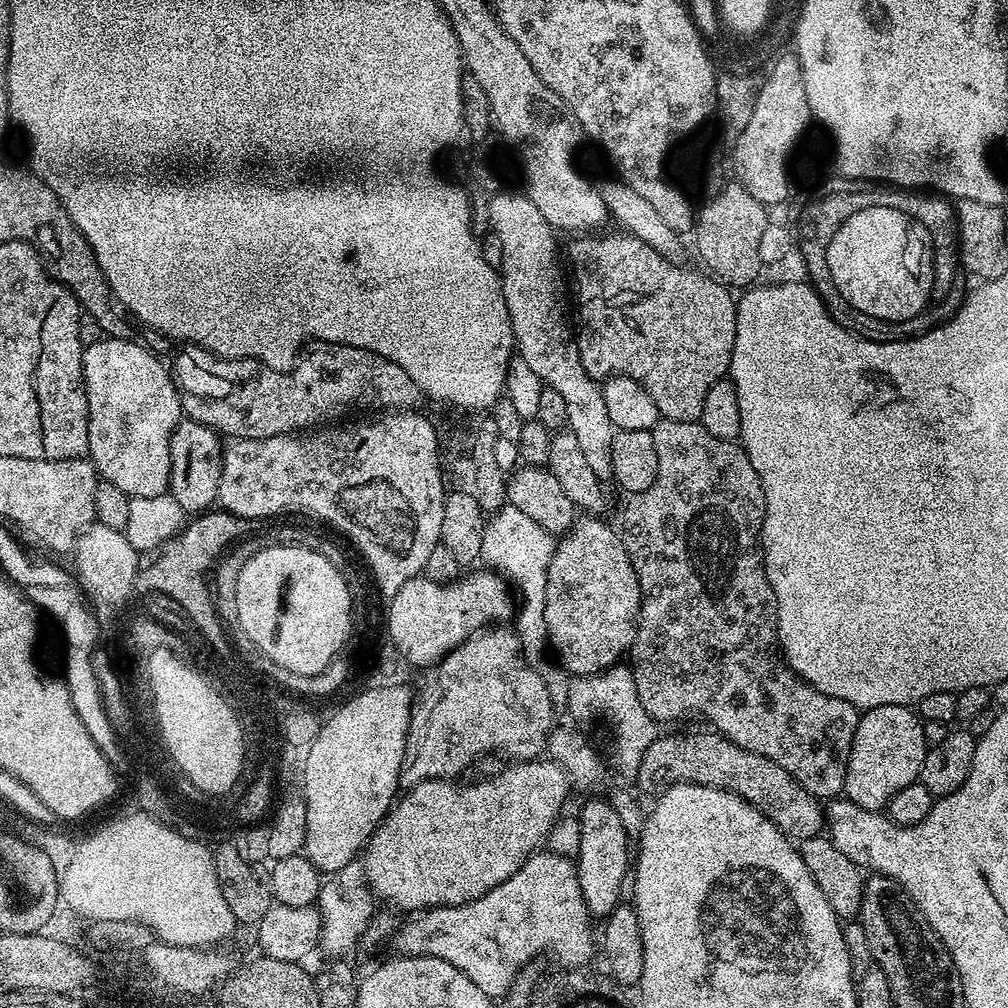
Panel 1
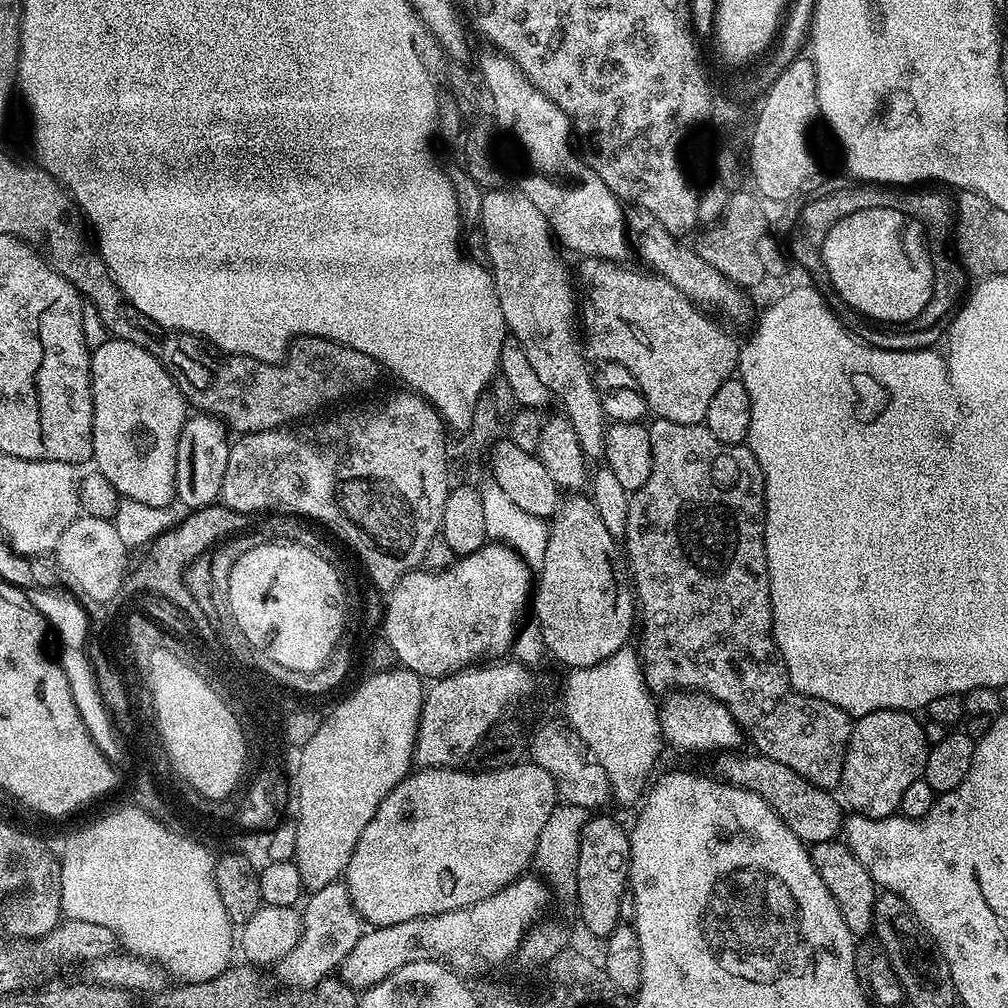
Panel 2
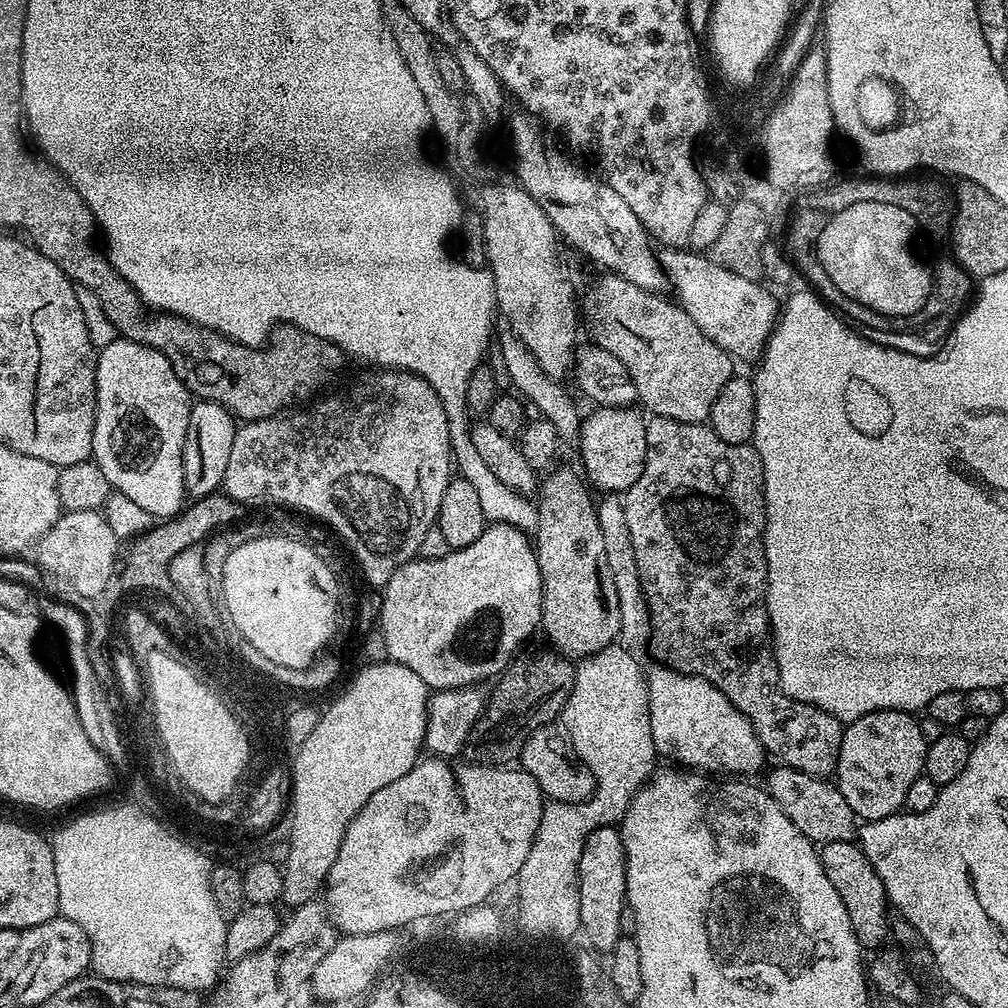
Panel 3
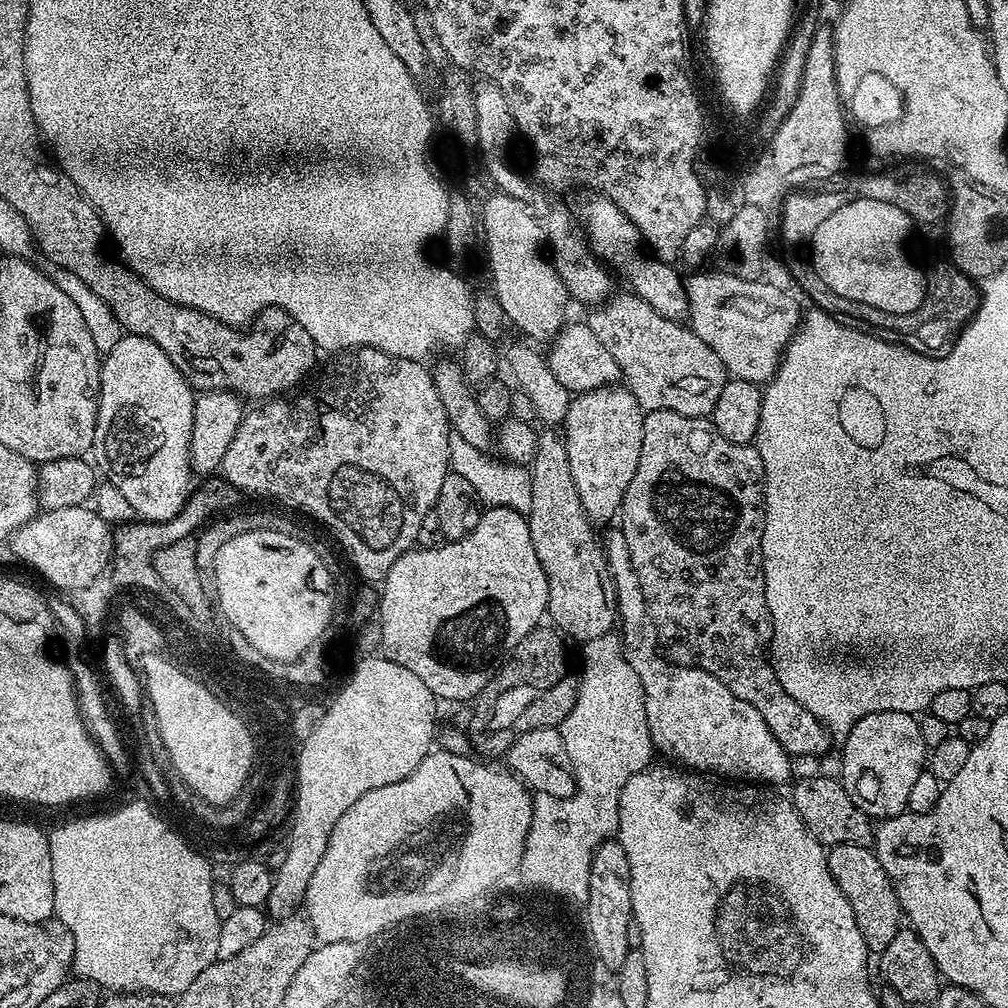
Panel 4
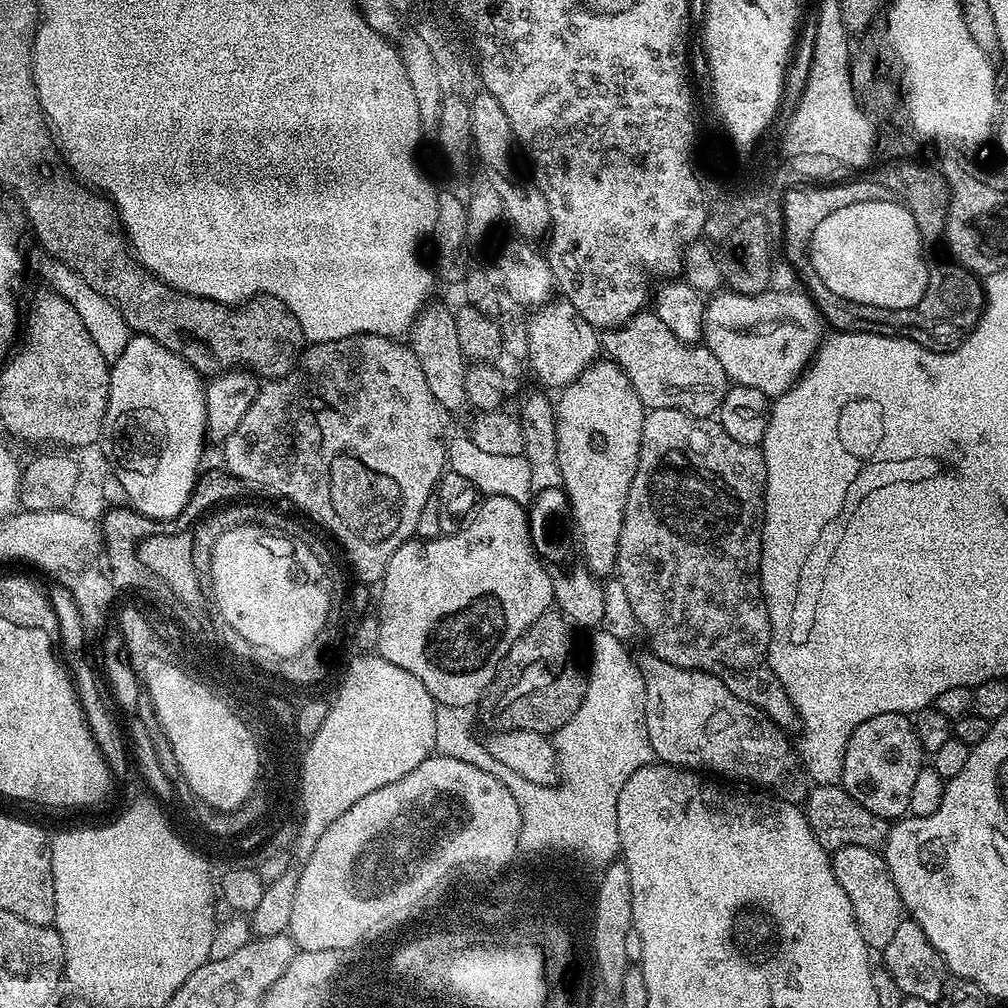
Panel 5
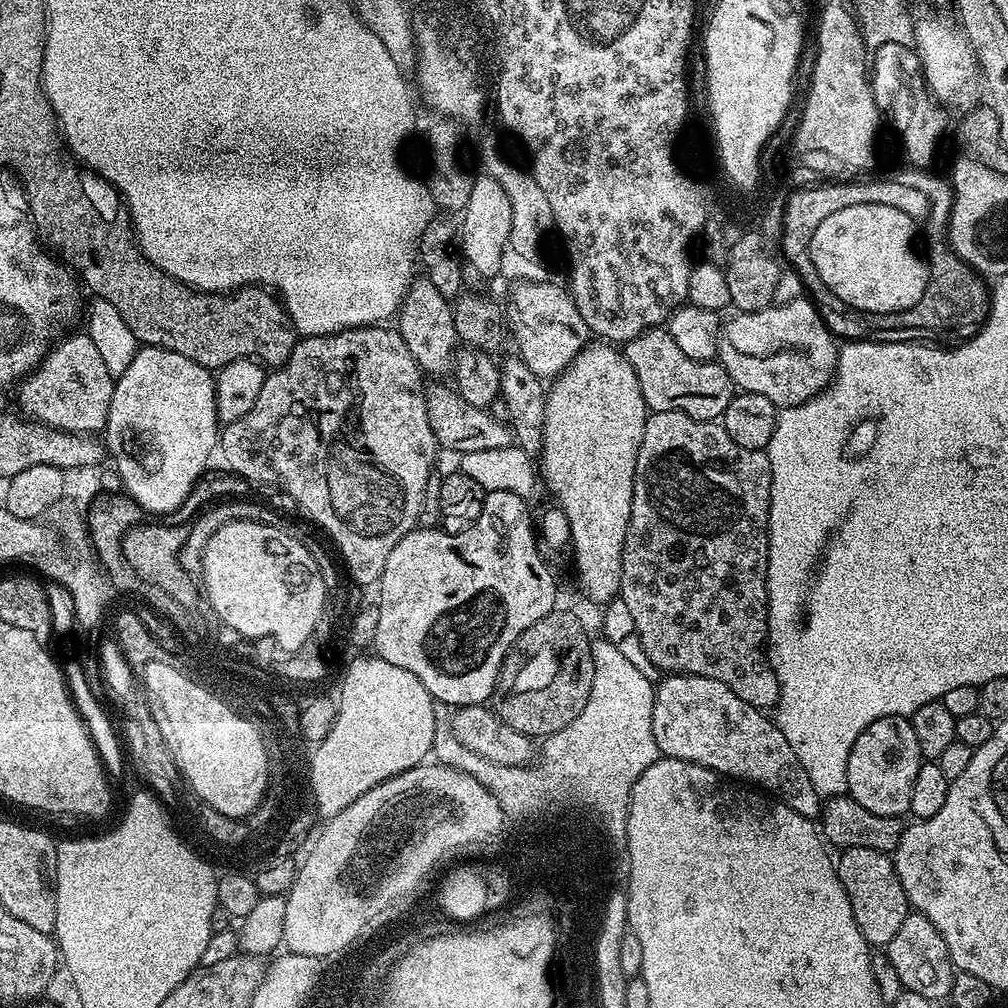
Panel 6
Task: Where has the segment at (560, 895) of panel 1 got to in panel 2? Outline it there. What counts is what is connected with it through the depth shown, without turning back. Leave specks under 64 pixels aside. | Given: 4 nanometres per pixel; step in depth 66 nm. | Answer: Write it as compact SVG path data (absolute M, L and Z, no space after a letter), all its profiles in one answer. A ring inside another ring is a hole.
M525 874L515 884L508 884L498 894L458 910L433 916L398 922L385 928L373 927L365 931L350 950L350 972L346 961L341 963L341 978L349 988L363 990L382 982L402 966L415 961L446 963L455 970L478 972L480 969L504 966L509 963L509 953L520 939L520 931L530 928L532 916L544 902L544 882L536 874Z

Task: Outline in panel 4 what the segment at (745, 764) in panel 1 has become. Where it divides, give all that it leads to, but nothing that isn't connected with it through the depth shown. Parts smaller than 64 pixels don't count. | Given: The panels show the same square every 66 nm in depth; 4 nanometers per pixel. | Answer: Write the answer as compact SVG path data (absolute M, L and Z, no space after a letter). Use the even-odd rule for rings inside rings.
M815 774L805 780L795 781L796 789L790 793L790 799L796 813L802 818L802 822L814 834L819 844L831 846L833 844L853 844L854 846L869 847L874 840L874 820L861 810L854 798L846 794L844 785L839 779Z

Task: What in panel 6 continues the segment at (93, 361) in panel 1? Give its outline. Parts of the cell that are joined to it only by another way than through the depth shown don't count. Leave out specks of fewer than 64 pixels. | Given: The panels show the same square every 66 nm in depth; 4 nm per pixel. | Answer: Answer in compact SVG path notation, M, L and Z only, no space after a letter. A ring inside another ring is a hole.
M151 346L137 347L134 354L134 362L126 366L122 375L115 377L116 385L114 386L114 398L110 398L110 414L108 421L102 433L103 443L106 445L107 455L112 458L114 471L120 476L123 484L123 491L131 496L145 513L147 512L172 512L179 513L180 507L184 505L184 499L192 492L192 487L196 484L201 476L205 475L208 459L211 458L212 452L218 448L218 421L216 419L216 381L213 373L204 368L198 362L186 358L186 354L174 354L174 350L165 348L154 348Z

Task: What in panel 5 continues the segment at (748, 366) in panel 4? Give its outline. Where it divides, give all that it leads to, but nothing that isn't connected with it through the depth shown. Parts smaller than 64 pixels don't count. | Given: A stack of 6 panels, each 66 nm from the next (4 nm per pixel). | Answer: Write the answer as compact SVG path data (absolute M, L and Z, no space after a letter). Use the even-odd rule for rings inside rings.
M720 290L705 303L704 306L704 334L703 343L712 351L714 358L726 370L729 381L733 385L754 386L754 390L762 390L770 398L781 396L785 390L795 385L796 381L804 375L812 357L816 355L822 338L800 338L792 336L790 344L784 344L784 340L790 340L788 336L796 328L782 328L788 322L796 320L796 324L821 324L822 317L811 296L803 291L784 292L784 308L782 312L764 312L764 300L776 300L780 298L780 292L771 290L764 292L764 298L758 298L760 312L750 312L750 308L744 308L744 302L732 302L738 298L732 298L731 290ZM713 299L713 300L712 300ZM712 300L712 301L711 301ZM800 304L804 308L804 314L794 314L792 306ZM796 348L796 354L790 354Z

